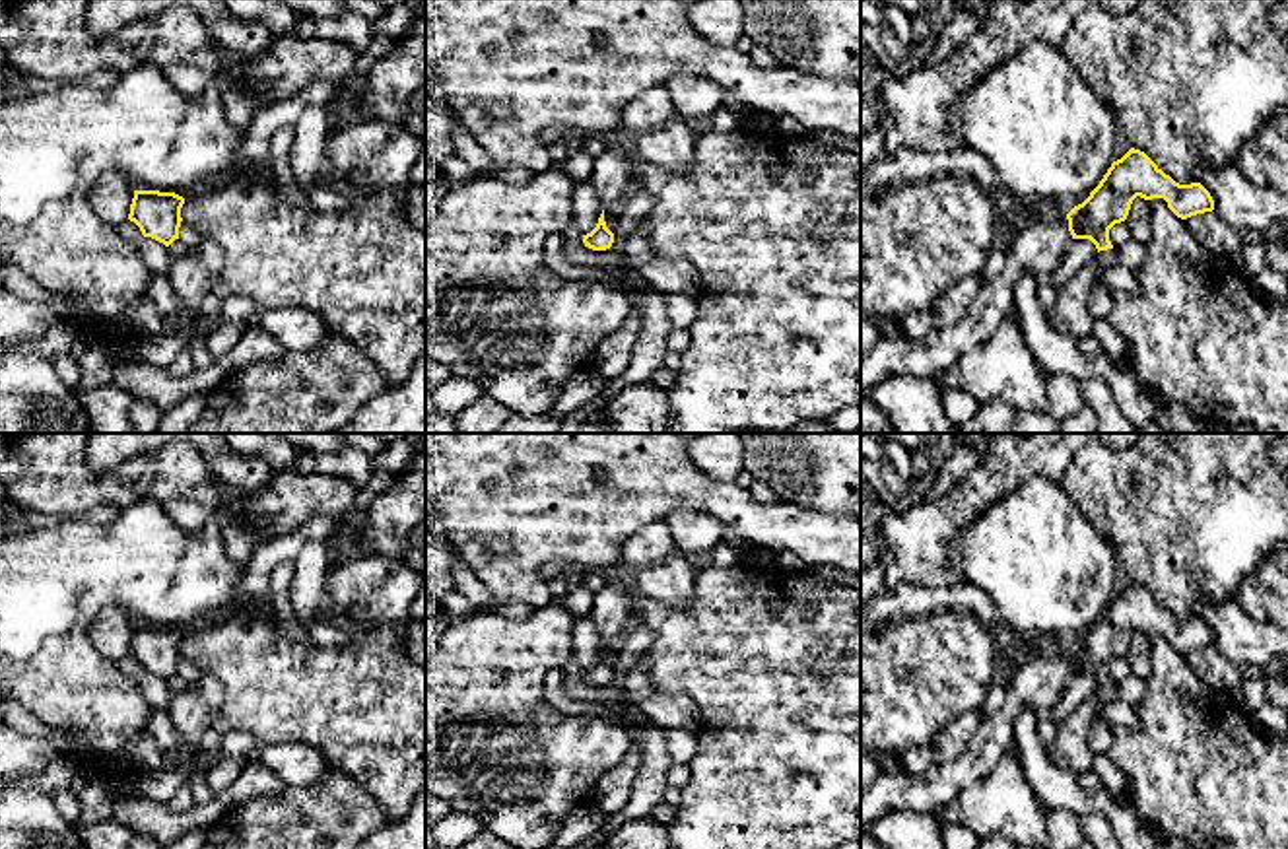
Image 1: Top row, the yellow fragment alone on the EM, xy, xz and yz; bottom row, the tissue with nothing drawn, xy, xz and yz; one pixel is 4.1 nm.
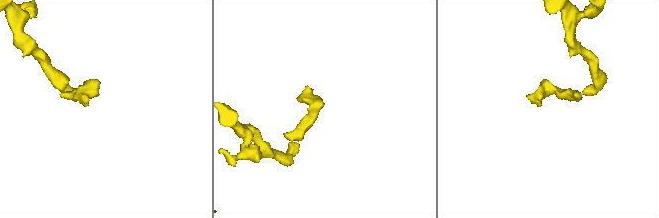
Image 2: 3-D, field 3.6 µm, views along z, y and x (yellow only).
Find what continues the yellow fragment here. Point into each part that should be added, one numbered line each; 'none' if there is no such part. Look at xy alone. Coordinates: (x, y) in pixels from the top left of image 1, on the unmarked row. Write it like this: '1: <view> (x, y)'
none

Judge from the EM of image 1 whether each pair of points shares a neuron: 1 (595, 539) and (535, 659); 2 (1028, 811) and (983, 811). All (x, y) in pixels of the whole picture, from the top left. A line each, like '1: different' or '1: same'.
1: different
2: same

